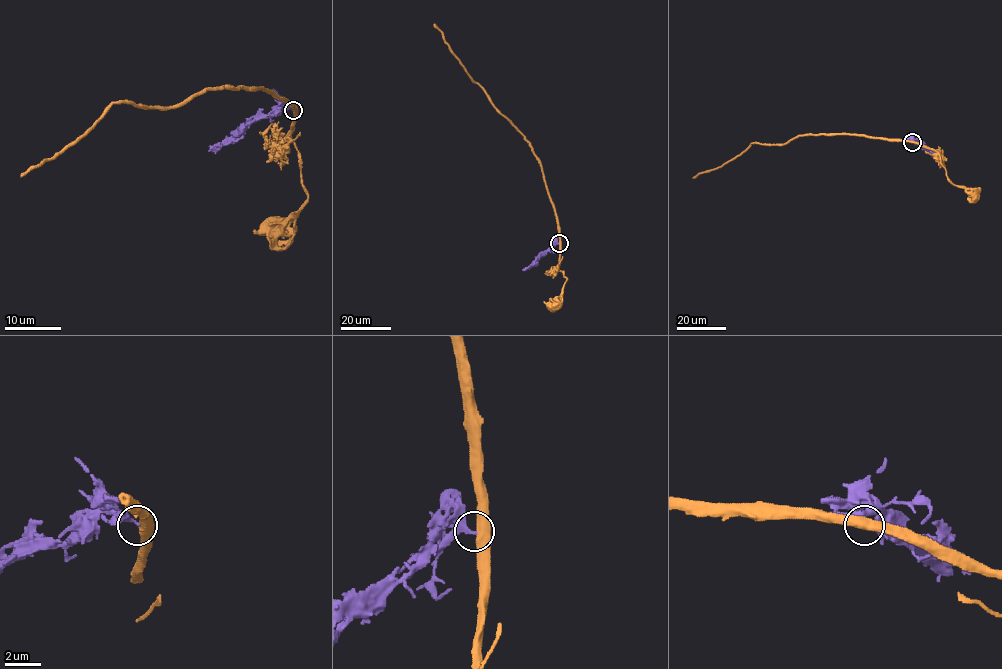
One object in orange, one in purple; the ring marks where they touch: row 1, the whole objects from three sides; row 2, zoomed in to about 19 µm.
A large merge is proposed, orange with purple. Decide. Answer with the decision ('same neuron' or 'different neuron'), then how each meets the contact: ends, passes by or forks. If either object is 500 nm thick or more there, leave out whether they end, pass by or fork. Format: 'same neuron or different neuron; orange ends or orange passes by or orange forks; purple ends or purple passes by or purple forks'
different neuron

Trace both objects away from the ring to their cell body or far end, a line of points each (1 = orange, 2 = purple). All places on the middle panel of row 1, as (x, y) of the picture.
1: (559, 243), (559, 269), (567, 280), (561, 294), (551, 306)
2: (559, 243), (534, 264), (522, 270)

